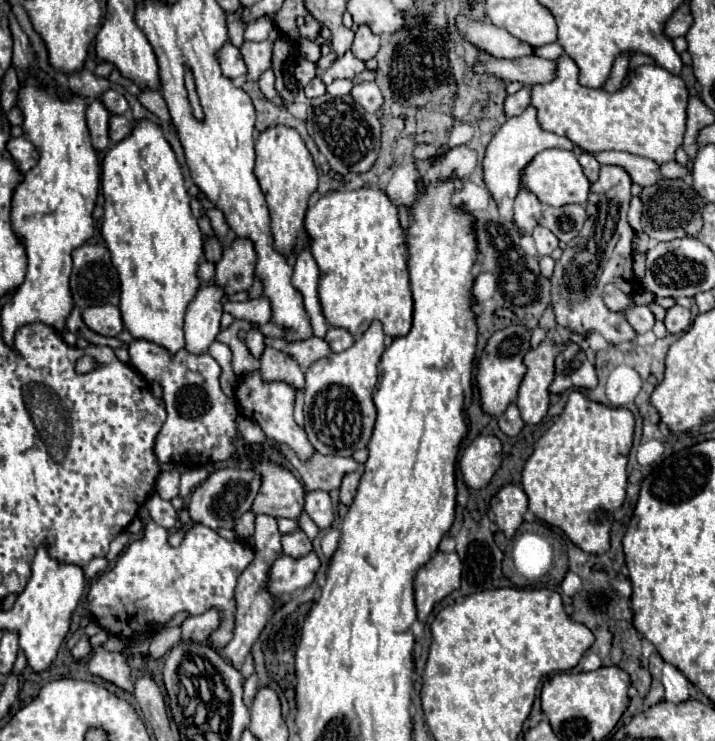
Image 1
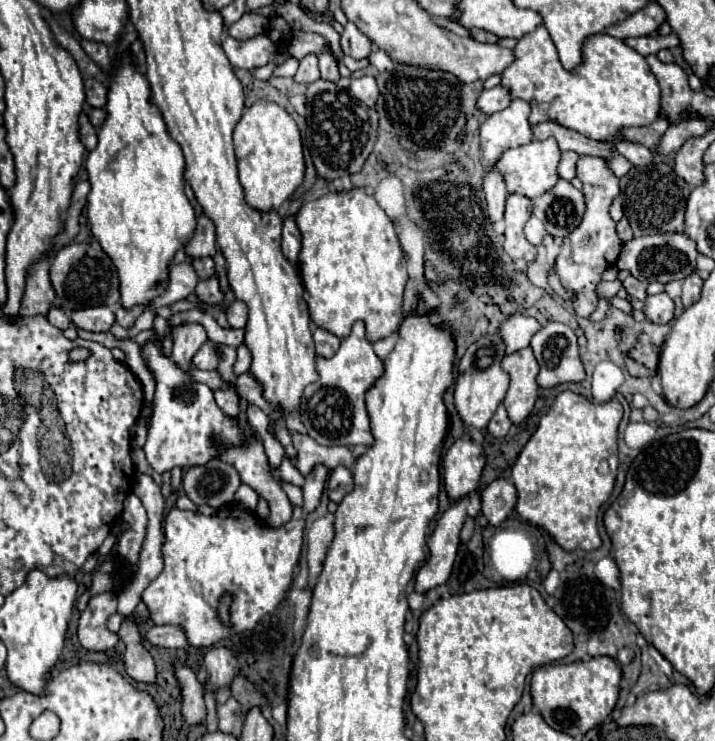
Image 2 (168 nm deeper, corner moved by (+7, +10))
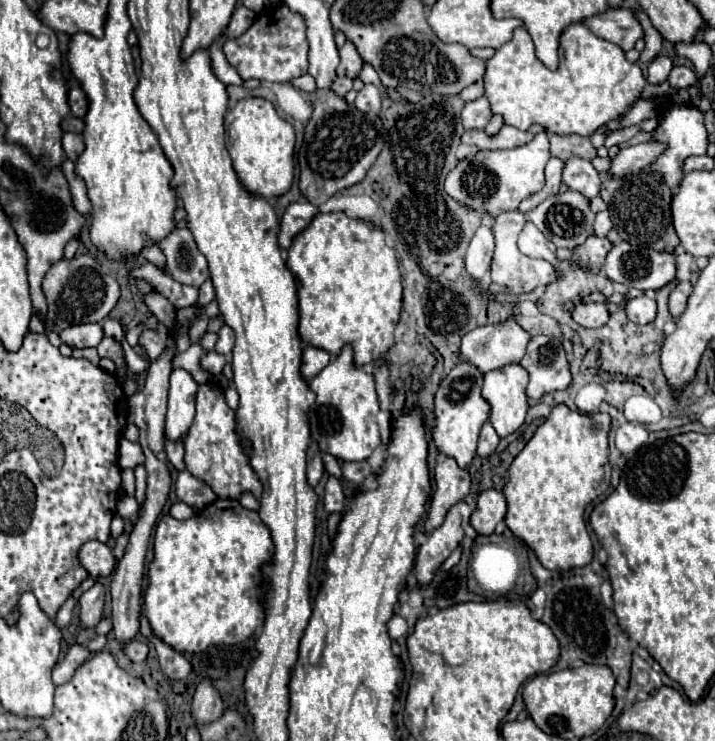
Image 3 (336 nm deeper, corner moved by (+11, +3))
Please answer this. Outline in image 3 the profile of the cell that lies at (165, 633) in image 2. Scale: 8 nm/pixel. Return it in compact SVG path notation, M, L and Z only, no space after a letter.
M133 639L131 643L127 643L123 649L125 649L125 655L127 655L133 663L145 661L145 657L147 657L147 653L149 653L149 645L143 643L143 641L137 641L137 639Z

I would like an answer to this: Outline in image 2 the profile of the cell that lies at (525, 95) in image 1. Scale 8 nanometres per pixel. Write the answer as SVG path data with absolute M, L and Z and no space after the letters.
M495 86L495 88L483 90L483 92L479 94L479 98L477 98L477 108L479 108L483 114L491 116L491 114L507 108L509 102L511 102L509 92L507 92L503 86Z

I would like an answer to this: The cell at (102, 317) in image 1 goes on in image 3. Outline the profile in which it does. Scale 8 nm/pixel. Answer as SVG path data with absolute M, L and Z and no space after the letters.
M81 323L63 329L59 337L71 347L97 347L103 339L103 329L99 323Z

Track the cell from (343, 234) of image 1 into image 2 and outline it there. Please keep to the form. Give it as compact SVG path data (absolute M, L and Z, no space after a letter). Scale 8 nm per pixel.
M351 188L341 194L327 192L315 202L305 202L295 220L301 232L299 272L305 286L303 298L309 306L311 320L323 330L337 334L337 338L347 338L357 320L365 322L369 342L377 342L393 334L403 320L403 290L407 282L407 270L393 222L377 204L373 194L363 188Z

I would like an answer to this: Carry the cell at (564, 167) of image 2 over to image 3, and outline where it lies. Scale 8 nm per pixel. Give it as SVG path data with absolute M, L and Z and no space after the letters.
M553 157L553 159L547 163L547 167L545 167L545 179L547 179L545 187L543 187L539 193L535 193L533 197L525 199L525 201L519 205L519 211L527 213L529 209L533 209L533 205L541 203L545 197L557 195L557 193L559 193L561 183L563 183L563 167L565 167L565 161L561 161L561 159Z

